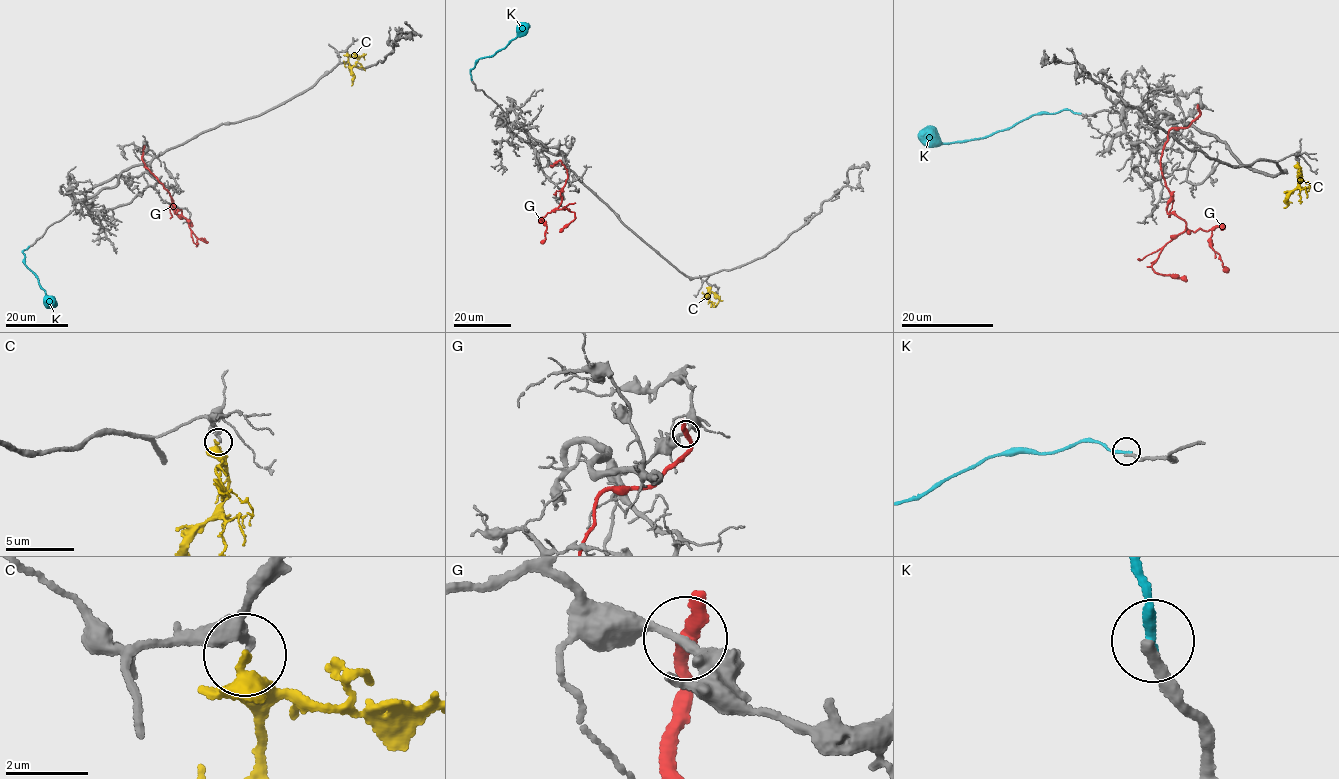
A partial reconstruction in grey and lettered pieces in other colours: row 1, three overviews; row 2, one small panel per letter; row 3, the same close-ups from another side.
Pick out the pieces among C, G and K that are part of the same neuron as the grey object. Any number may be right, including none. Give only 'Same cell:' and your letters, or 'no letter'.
Same cell: no letter

